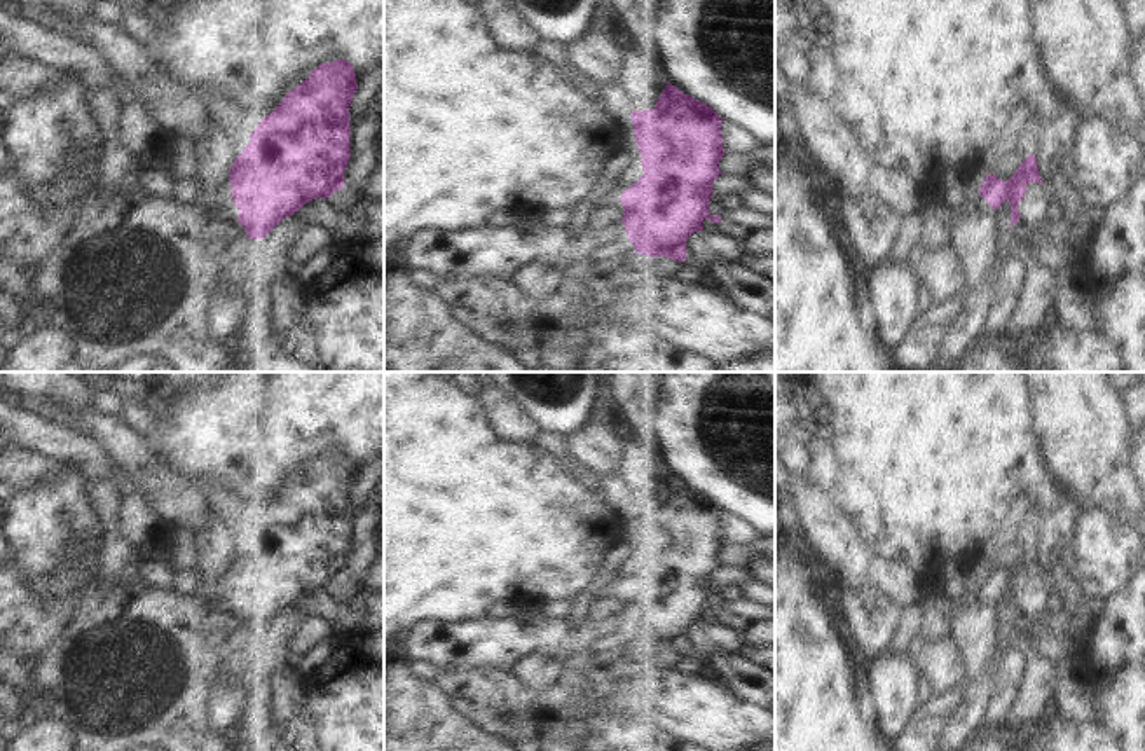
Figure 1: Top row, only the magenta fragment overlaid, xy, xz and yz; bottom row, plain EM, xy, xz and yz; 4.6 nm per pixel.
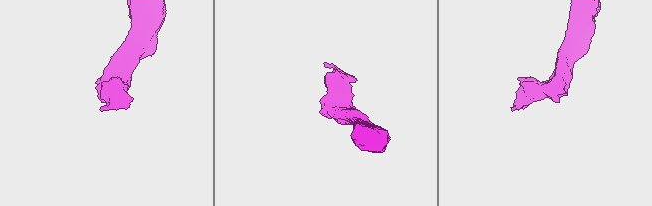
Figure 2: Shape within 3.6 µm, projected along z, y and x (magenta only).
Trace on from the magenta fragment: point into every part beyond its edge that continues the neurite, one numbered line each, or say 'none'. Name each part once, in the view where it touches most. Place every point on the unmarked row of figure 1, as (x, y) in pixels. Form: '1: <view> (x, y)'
1: yz (1042, 619)

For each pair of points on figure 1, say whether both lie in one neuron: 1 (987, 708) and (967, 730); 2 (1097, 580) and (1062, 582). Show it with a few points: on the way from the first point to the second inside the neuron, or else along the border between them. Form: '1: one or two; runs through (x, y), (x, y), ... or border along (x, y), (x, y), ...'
1: two; border along (971, 715), (976, 722), (988, 727), (1002, 727)
2: two; border along (1072, 540), (1074, 585), (1069, 605)

